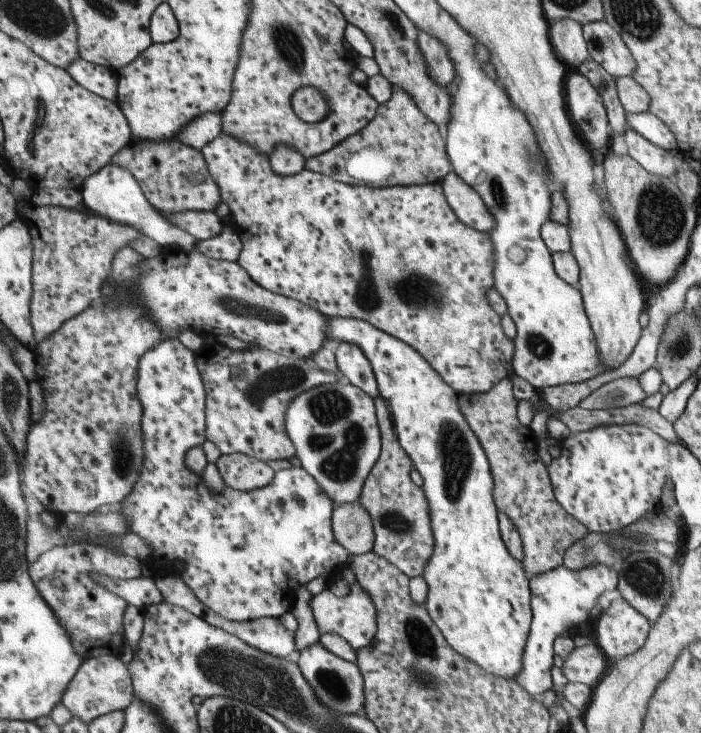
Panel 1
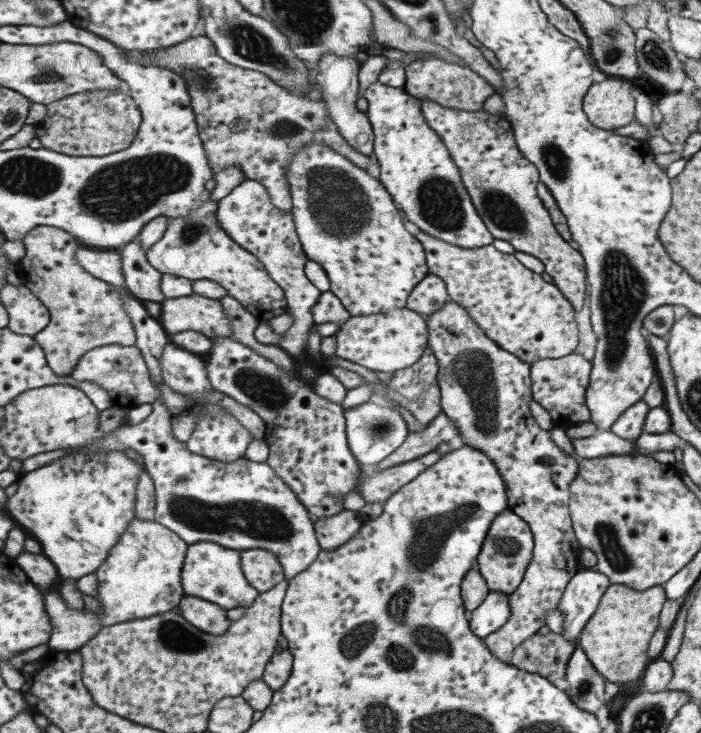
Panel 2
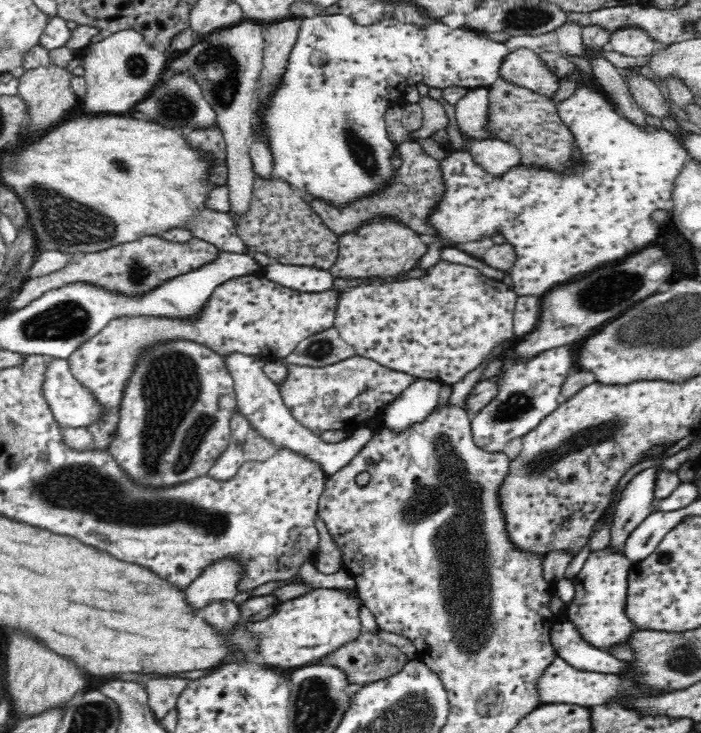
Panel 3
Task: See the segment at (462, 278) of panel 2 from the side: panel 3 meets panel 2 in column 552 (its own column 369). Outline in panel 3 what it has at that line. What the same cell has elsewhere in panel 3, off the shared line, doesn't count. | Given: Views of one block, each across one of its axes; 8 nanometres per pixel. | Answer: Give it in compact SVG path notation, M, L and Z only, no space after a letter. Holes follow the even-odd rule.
M440 260L418 278L377 281L340 290L335 300L333 328L360 356L396 372L452 386L480 366L496 346L514 340L513 315L518 297L502 281L487 278L476 268Z

